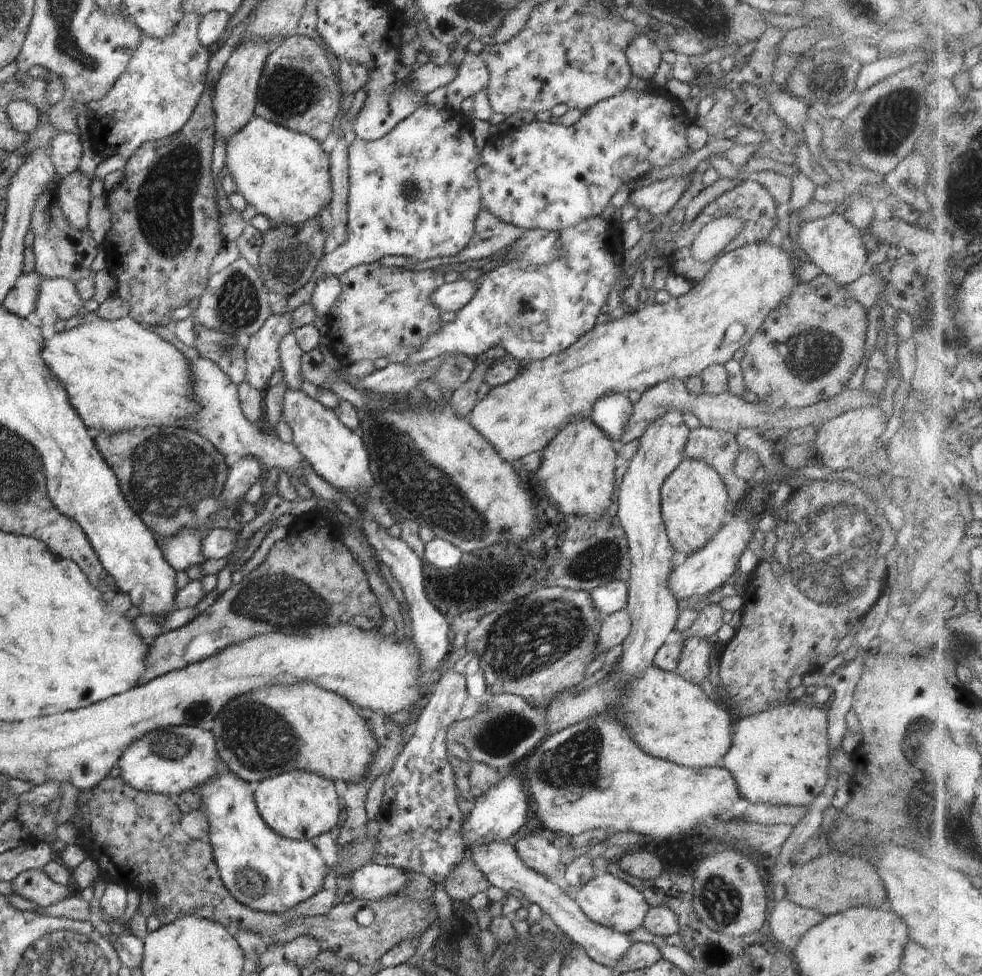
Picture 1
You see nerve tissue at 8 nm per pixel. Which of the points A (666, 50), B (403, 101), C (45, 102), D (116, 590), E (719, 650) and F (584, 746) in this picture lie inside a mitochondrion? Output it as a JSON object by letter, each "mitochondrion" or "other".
{"A":"other","B":"other","C":"other","D":"other","E":"other","F":"mitochondrion"}

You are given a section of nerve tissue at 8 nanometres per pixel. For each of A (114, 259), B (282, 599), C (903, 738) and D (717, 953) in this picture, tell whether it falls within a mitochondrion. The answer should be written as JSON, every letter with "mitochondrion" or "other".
{"A":"other","B":"mitochondrion","C":"mitochondrion","D":"mitochondrion"}

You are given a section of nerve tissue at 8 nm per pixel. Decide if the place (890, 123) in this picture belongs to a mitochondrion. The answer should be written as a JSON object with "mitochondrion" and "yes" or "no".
{"mitochondrion":"yes"}

